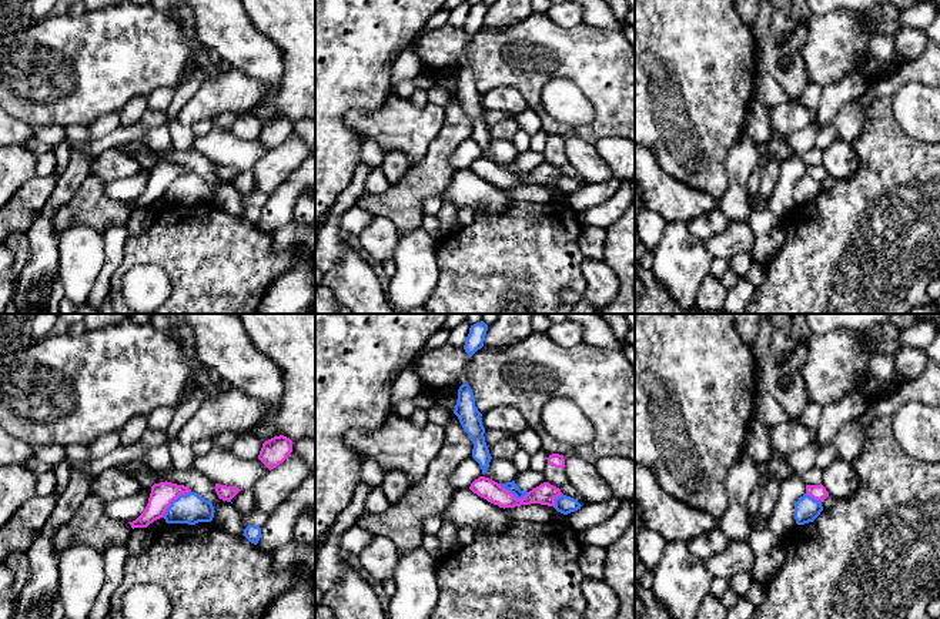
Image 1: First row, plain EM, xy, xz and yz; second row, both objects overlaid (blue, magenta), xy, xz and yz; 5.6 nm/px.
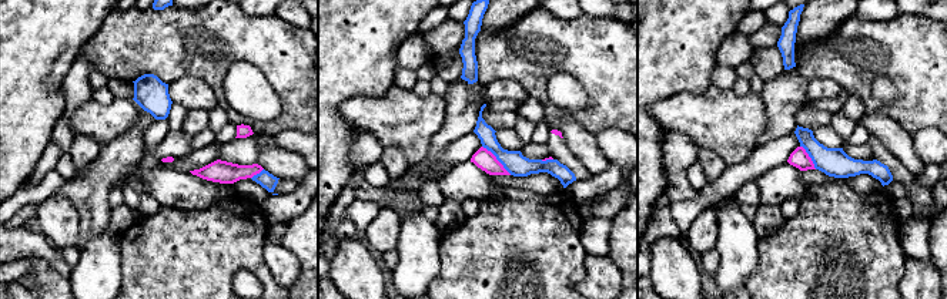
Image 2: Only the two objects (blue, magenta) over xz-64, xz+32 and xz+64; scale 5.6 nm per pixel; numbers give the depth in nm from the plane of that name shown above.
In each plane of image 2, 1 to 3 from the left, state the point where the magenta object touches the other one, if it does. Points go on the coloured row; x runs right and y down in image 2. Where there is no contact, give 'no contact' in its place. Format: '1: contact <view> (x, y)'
1: contact xz-64 (257, 174)
2: contact xz+32 (497, 158)
3: contact xz+64 (809, 155)

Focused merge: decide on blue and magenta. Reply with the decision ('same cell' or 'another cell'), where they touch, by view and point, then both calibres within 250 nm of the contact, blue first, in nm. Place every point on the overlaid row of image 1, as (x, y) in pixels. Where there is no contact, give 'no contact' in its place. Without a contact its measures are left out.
another cell | xy (173, 501) | 180/140 nm

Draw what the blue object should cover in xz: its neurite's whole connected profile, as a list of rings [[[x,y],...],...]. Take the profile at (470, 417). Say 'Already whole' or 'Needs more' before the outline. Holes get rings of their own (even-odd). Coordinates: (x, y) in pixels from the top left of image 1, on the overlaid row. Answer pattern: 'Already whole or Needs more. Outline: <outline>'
Already whole. Outline: [[[465,382],[458,389],[454,414],[458,416],[464,431],[471,436],[474,444],[472,458],[479,464],[482,474],[485,474],[492,456],[484,436],[485,428],[481,421],[482,414],[475,406],[472,389]]]

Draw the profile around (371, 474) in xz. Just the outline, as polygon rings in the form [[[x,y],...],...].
[[[364,458],[359,468],[359,481],[358,484],[367,485],[369,489],[379,486],[384,479],[385,472],[379,464],[372,458]]]

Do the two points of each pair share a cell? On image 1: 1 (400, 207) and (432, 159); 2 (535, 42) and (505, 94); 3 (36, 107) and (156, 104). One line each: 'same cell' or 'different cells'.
1: same cell
2: different cells
3: different cells

